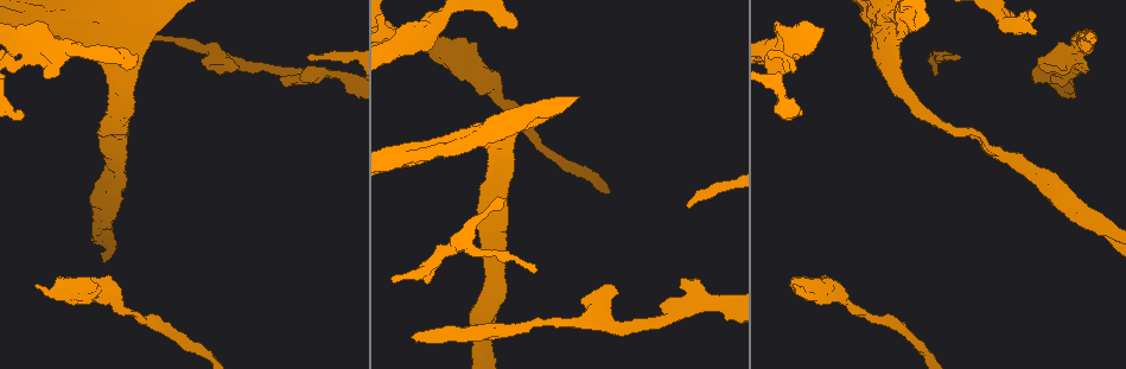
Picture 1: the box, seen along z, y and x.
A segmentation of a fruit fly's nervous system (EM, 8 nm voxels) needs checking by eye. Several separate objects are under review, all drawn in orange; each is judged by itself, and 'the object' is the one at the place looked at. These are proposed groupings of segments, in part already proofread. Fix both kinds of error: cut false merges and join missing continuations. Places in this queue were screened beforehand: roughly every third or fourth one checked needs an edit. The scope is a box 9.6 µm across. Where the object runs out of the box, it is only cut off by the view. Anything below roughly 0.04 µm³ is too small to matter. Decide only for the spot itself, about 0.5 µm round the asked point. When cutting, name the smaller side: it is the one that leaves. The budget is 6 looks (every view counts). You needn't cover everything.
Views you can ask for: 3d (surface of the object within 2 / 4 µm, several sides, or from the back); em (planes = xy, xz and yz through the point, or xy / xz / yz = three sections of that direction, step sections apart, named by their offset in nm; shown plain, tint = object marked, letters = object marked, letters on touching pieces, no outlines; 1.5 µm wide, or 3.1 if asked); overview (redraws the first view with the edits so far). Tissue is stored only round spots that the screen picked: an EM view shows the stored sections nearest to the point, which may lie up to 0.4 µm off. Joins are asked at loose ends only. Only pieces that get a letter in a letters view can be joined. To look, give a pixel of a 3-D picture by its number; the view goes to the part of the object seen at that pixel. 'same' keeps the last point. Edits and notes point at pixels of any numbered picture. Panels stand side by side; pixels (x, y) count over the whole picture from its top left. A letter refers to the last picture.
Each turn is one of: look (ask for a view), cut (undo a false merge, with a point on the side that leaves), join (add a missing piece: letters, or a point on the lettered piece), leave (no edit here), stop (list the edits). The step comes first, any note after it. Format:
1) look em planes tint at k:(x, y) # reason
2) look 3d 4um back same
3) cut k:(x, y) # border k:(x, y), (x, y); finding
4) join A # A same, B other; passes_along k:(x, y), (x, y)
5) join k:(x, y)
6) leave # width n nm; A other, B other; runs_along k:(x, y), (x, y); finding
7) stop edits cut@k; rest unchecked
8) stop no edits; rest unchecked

look 3d 4um back at 1:(1090, 32) # end of a long branch

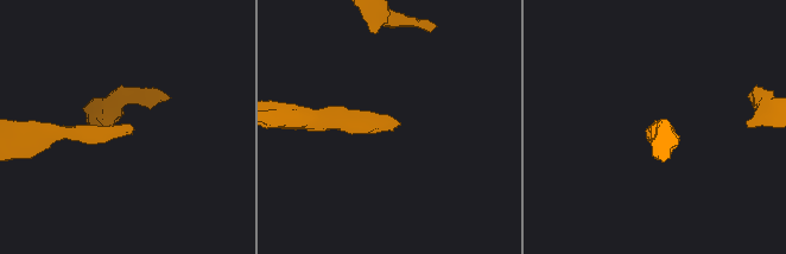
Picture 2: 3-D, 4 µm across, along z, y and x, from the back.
look em planes letters at 2:(130, 124) # shape alone is not enough

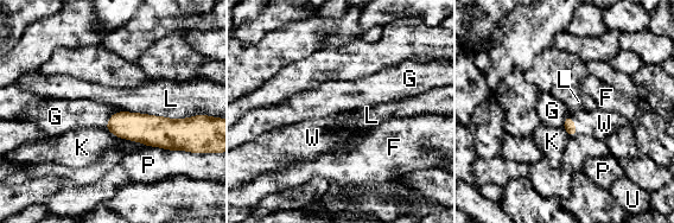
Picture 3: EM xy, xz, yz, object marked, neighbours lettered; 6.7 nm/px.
join W # F other, G other, K other, L other, P other, U other, W same; passes_along 3:(568, 123), (574, 126), (598, 123); the cell continues

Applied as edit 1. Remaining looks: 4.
look em planes plain at 1:(144, 15) # an open end

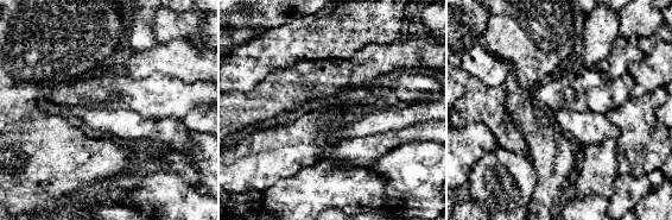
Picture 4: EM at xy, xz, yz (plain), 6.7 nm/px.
look em planes tint same # where the object lies

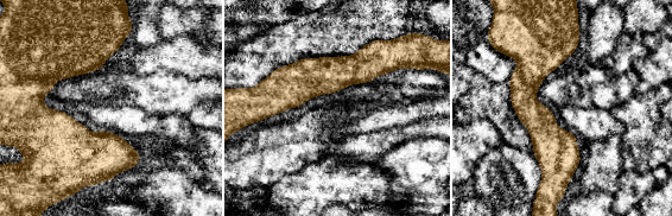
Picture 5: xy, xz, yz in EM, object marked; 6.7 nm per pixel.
look em planes letters same # see the neighbours

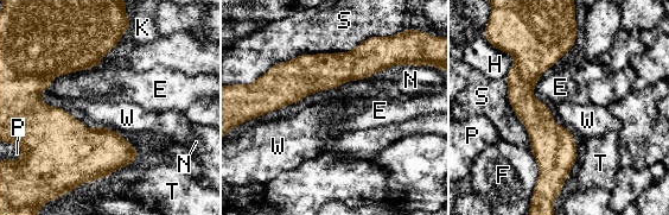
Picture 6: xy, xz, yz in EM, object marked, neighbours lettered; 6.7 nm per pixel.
leave # width 200 nm; E other, F other, H other, K other, N other, P other, S other, T other, W other; runs_along 6:(415, 57), (274, 76); none of them fits

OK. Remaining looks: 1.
look em planes letters at 1:(530, 272) # tapers out

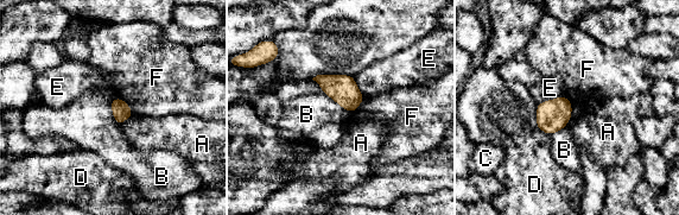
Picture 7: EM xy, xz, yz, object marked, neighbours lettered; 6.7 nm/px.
leave # longest_contact B 260 nm; A other, B other, C other, D other, E other, F other; border 7:(571, 102), (570, 120), (550, 134); none of them fits

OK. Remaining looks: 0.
stop edits join@3; rest unchecked

